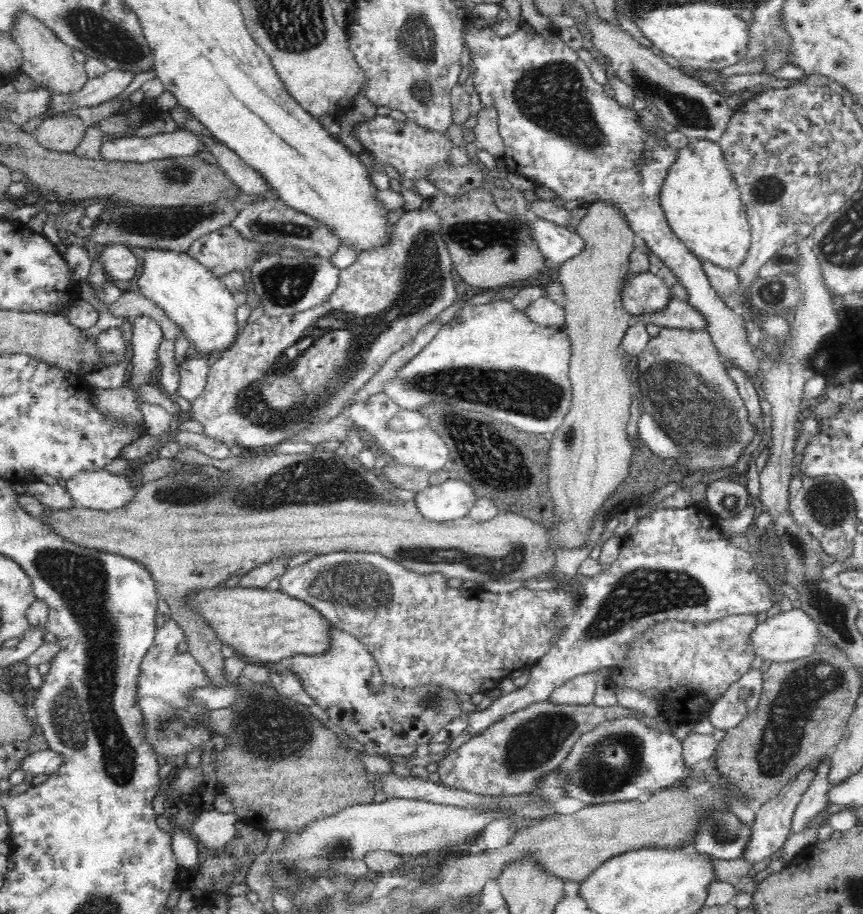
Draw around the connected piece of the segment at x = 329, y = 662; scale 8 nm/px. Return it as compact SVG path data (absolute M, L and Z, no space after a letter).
M335 628L333 631L333 650L330 653L320 656L292 656L290 660L292 660L291 670L296 673L304 690L314 699L315 704L327 712L333 724L362 744L370 754L410 755L417 749L425 747L446 724L453 724L460 719L458 718L460 698L456 691L436 683L404 688L386 683L382 669L374 656L354 636L340 629Z

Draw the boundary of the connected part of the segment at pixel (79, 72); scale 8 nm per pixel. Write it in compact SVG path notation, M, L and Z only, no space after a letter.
M19 9L14 14L14 24L11 25L8 34L13 43L22 50L22 72L36 84L42 85L42 88L52 92L52 95L72 95L84 89L89 80L85 66L76 62L73 56L74 50L61 42L58 35L38 17L25 12L24 9Z

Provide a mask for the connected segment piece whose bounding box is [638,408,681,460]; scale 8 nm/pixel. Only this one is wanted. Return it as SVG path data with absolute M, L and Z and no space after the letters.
M641 408L638 416L639 437L650 448L657 460L664 458L676 458L681 455L679 448L670 440L670 437L660 428L654 417Z

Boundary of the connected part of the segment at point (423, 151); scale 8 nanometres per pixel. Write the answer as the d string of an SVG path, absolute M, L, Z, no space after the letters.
M375 115L366 122L359 123L353 130L354 136L382 167L390 164L399 174L411 180L425 178L432 166L446 161L454 149L454 140L448 131L432 131L414 121L392 119L388 115Z

